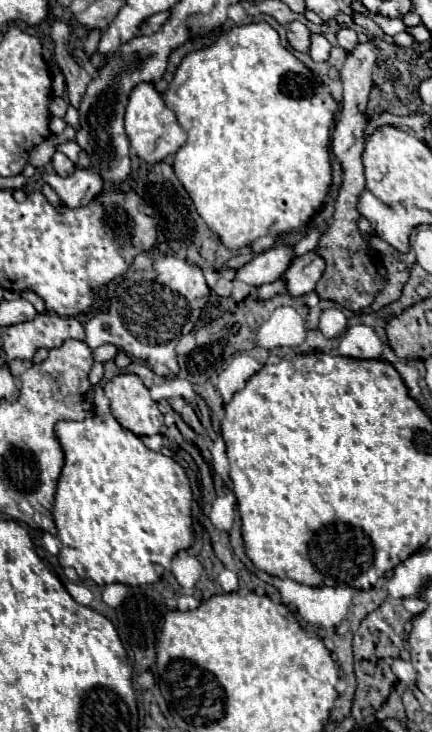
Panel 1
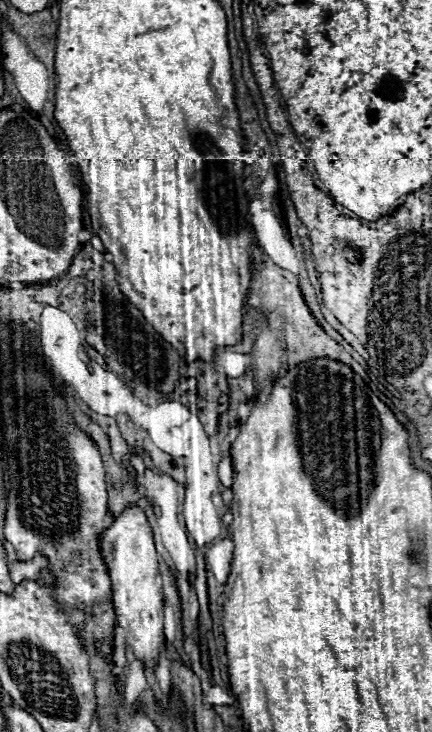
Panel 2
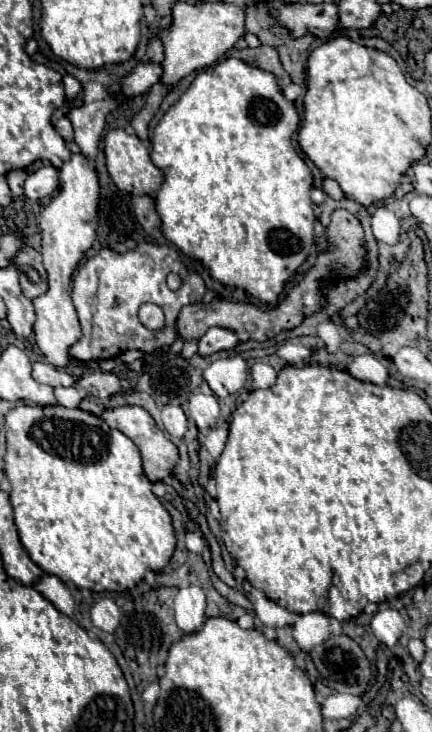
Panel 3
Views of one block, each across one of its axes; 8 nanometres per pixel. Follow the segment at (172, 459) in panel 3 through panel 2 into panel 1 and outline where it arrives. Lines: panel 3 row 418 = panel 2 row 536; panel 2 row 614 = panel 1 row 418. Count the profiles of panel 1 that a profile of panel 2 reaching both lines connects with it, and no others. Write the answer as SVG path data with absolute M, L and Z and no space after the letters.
M118 374L104 386L114 418L136 436L162 432L164 416L136 374Z

